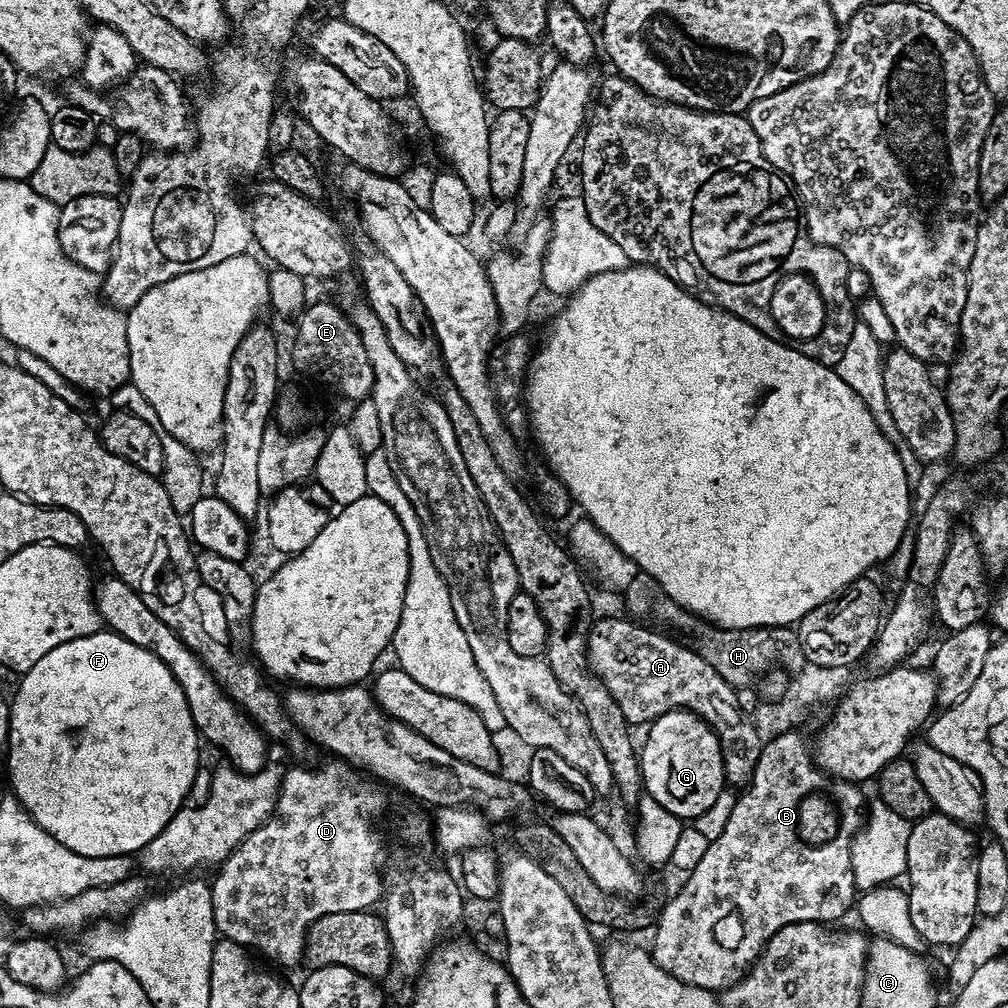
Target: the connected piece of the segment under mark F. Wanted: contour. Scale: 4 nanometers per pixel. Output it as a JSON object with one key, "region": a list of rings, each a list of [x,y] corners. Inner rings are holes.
{"region":[[[101,630],[74,638],[70,642],[62,642],[62,646],[54,646],[50,654],[38,658],[28,672],[19,677],[20,685],[16,693],[10,696],[10,734],[6,751],[8,751],[8,780],[12,783],[11,795],[19,800],[20,805],[66,850],[74,850],[74,854],[82,854],[86,858],[106,858],[107,856],[132,856],[142,851],[174,818],[174,814],[185,807],[189,799],[191,784],[195,772],[202,767],[200,760],[200,744],[202,737],[196,730],[196,723],[190,714],[190,706],[186,702],[186,694],[182,694],[182,686],[170,674],[166,662],[158,658],[150,650],[142,646],[134,646],[126,638],[122,638],[111,630]]]}

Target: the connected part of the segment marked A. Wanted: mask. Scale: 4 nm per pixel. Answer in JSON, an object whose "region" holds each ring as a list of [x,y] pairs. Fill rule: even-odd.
{"region":[[[628,618],[623,619],[600,620],[597,624],[595,621],[588,634],[587,654],[592,673],[604,683],[606,690],[610,690],[614,702],[618,704],[618,710],[622,710],[624,719],[629,725],[643,724],[644,726],[672,709],[693,712],[712,728],[720,740],[725,781],[729,785],[747,785],[754,774],[754,766],[758,766],[758,754],[762,743],[749,713],[744,713],[740,709],[740,700],[736,697],[739,696],[737,689],[730,687],[726,678],[722,678],[722,674],[718,674],[718,670],[714,670],[714,666],[710,666],[710,662],[706,662],[706,658],[702,658],[699,652],[687,643],[679,644],[678,641],[663,636],[663,634],[668,635],[663,631],[653,630],[643,623],[633,622]]]}

